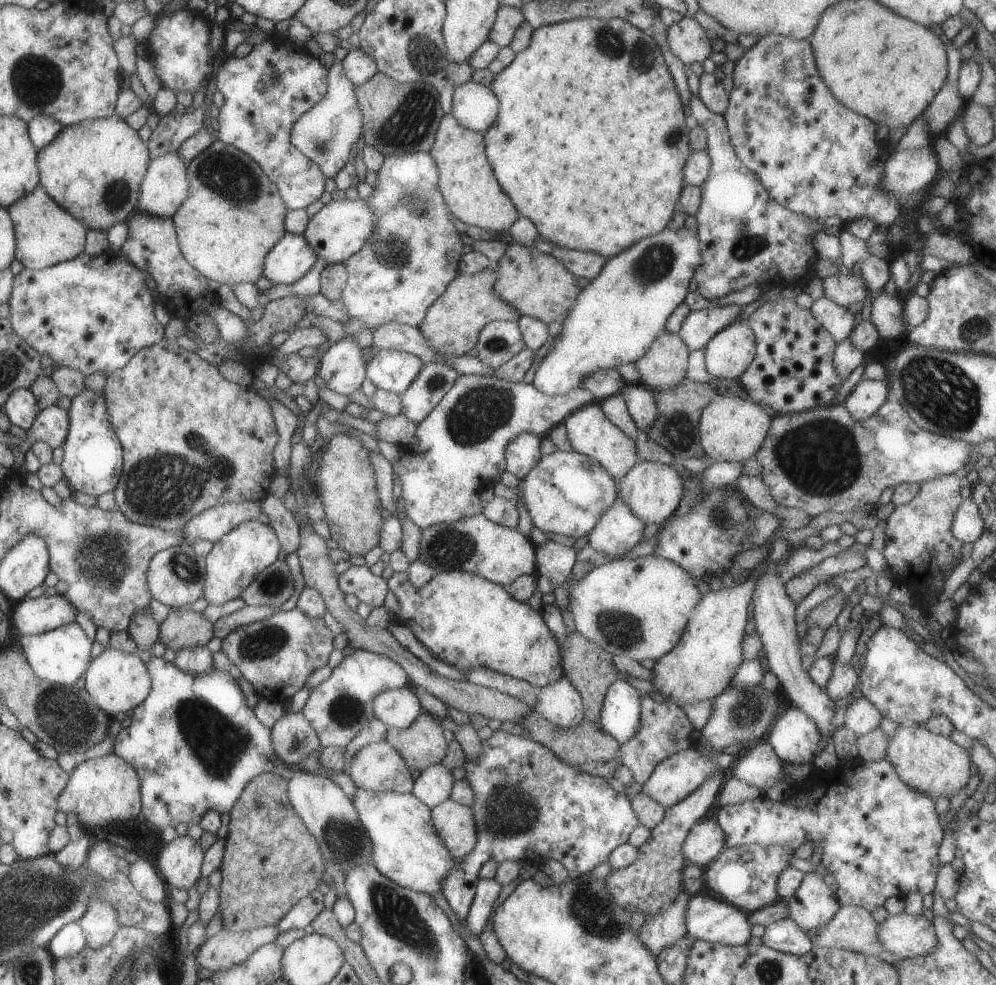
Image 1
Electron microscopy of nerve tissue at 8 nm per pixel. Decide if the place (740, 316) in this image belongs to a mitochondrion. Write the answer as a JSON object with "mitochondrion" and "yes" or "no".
{"mitochondrion":"no"}

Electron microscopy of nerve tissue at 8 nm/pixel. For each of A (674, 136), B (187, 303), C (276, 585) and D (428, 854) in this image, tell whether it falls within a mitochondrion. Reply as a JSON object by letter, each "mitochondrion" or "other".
{"A":"mitochondrion","B":"other","C":"mitochondrion","D":"other"}

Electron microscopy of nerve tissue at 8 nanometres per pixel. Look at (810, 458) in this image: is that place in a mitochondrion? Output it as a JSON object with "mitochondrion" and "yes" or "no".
{"mitochondrion":"yes"}

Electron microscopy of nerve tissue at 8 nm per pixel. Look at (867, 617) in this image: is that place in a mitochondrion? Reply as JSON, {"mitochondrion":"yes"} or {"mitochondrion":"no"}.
{"mitochondrion":"no"}

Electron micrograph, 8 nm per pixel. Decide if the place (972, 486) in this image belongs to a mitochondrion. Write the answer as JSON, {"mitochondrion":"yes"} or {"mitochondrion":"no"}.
{"mitochondrion":"no"}

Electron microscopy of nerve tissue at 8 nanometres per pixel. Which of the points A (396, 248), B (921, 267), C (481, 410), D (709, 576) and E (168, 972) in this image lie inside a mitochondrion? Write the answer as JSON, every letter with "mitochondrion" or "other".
{"A":"mitochondrion","B":"other","C":"mitochondrion","D":"other","E":"other"}

